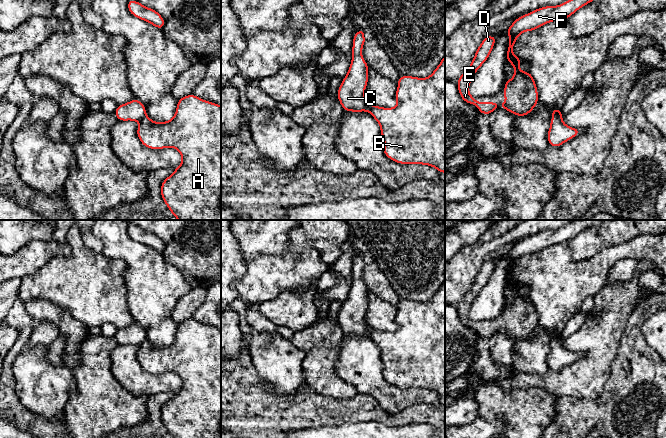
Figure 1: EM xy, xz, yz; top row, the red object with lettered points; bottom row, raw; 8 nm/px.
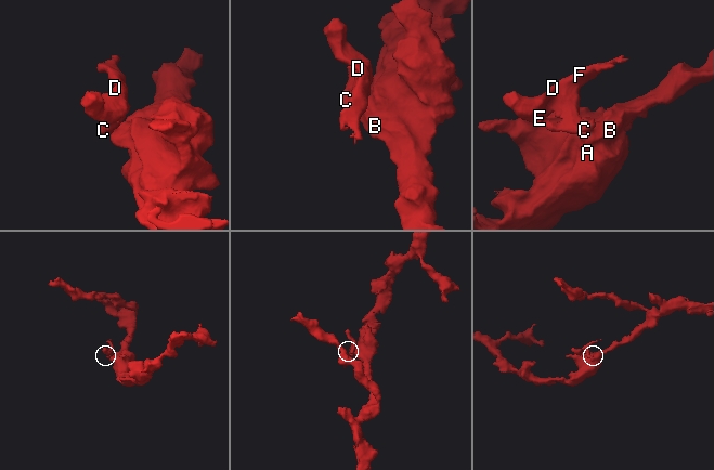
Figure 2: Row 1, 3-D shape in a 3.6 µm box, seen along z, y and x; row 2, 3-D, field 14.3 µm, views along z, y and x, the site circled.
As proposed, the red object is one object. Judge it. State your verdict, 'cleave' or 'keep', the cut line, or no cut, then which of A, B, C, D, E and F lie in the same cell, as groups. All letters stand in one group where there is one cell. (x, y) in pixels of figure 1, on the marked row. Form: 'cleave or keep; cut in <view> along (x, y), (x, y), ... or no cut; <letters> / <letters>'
cleave; cut in yz along (561, 114), (553, 116); A B / C D E F

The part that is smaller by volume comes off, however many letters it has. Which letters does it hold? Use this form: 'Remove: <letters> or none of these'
Remove: C, D, E, F

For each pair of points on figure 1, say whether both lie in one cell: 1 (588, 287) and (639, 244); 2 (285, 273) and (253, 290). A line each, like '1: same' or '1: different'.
1: same
2: same

